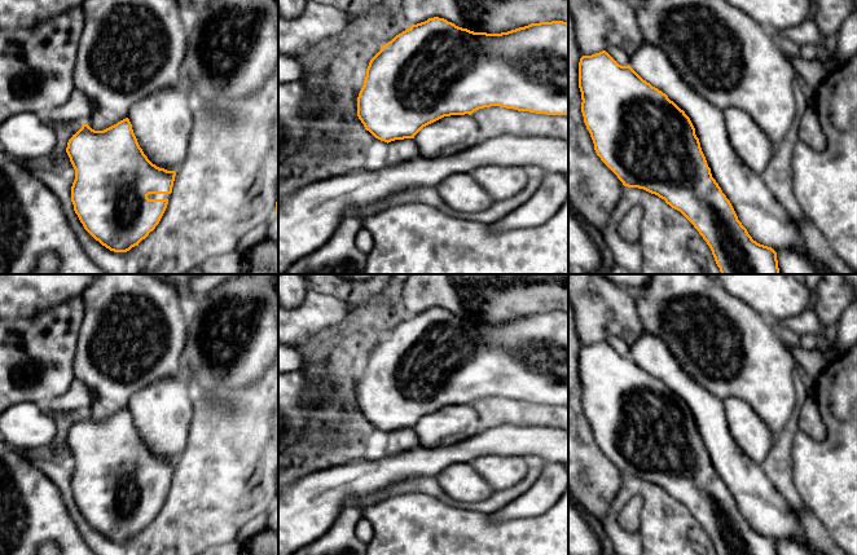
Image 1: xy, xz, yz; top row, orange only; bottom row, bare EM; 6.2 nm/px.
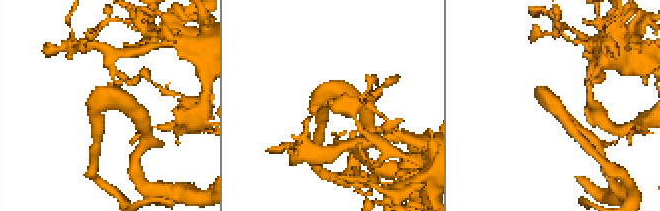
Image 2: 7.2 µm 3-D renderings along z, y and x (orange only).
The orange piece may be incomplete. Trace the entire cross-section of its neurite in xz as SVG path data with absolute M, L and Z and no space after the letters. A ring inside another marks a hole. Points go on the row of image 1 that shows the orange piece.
M434 17L412 25L381 47L370 60L357 97L357 116L375 138L391 142L413 138L418 154L449 155L479 142L473 113L491 106L546 115L568 115L568 23L531 23L501 34L474 32Z

